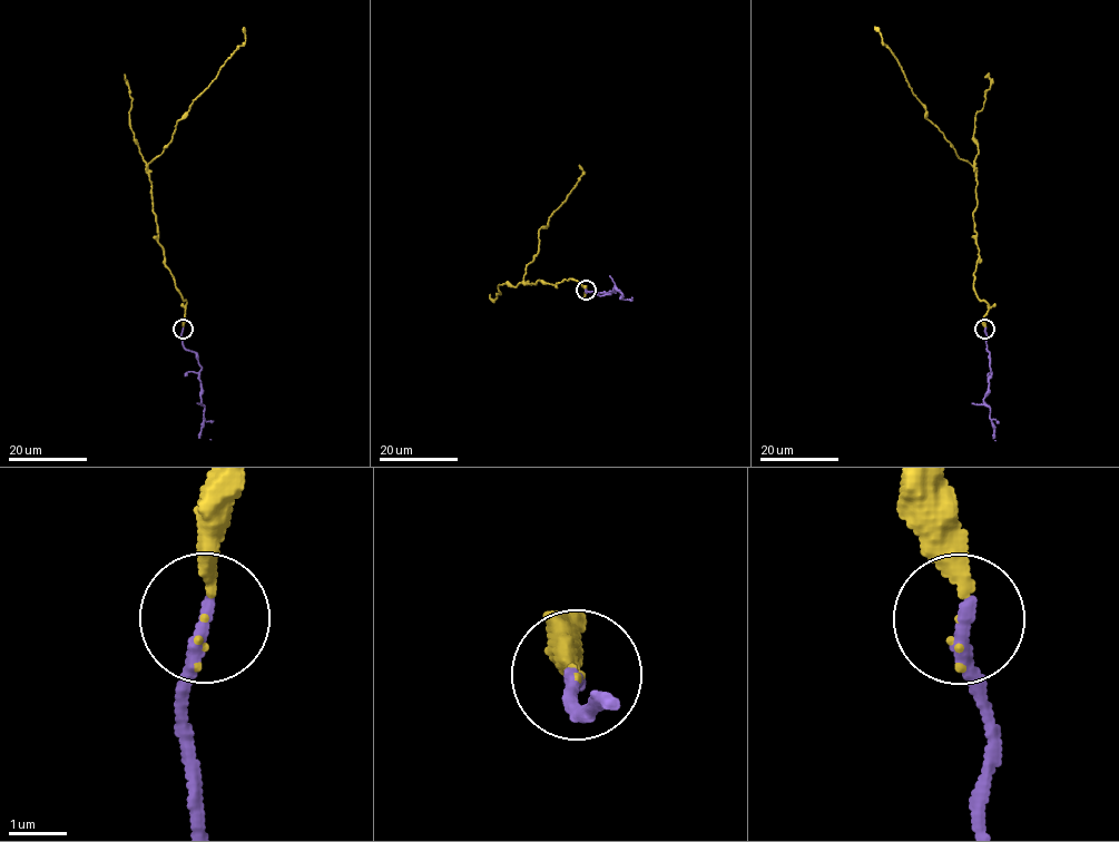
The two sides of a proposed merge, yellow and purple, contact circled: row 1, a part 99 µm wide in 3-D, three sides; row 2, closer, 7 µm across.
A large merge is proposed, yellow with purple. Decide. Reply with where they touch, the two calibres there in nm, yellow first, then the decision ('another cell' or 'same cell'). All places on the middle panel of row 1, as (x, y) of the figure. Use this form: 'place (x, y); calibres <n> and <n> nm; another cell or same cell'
place (586, 290); calibres 180 and 280 nm; same cell

